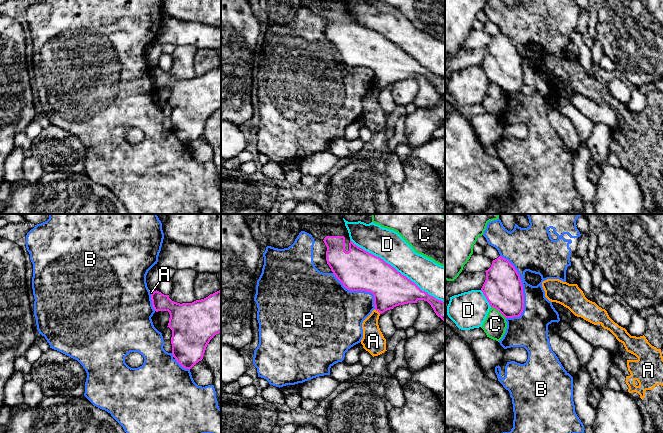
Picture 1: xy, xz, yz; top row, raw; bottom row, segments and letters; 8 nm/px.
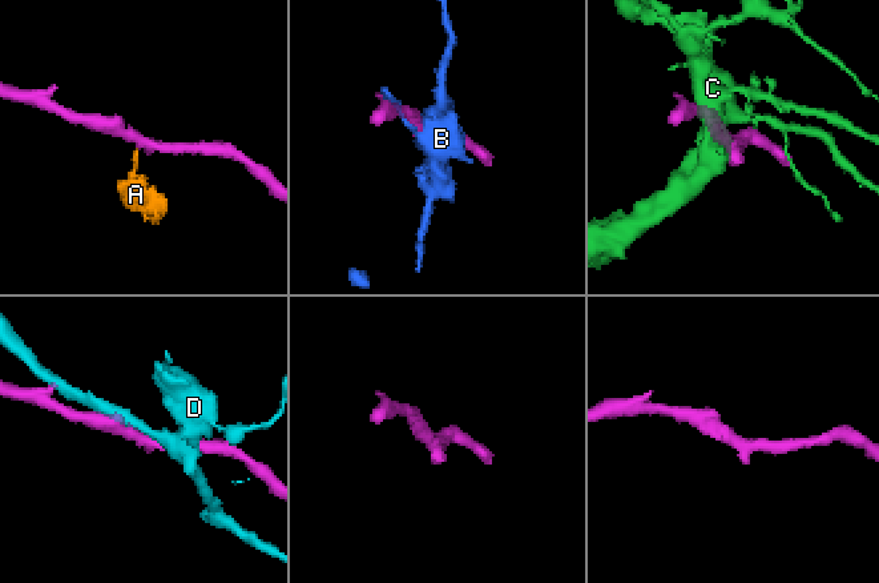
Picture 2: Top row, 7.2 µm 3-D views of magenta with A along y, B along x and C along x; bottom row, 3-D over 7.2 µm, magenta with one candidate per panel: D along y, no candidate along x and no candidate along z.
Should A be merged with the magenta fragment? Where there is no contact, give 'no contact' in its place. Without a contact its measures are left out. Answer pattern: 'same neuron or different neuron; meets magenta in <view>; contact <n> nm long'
different neuron; meets magenta in xz; contact 70 nm long

